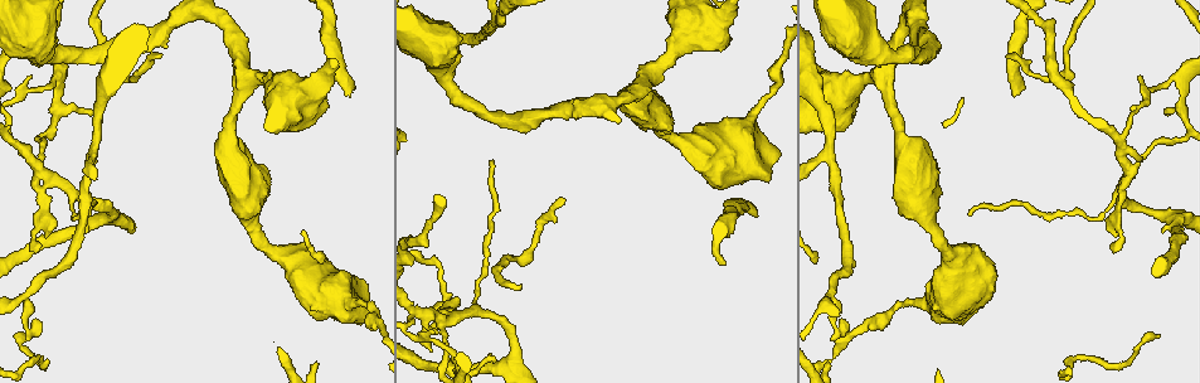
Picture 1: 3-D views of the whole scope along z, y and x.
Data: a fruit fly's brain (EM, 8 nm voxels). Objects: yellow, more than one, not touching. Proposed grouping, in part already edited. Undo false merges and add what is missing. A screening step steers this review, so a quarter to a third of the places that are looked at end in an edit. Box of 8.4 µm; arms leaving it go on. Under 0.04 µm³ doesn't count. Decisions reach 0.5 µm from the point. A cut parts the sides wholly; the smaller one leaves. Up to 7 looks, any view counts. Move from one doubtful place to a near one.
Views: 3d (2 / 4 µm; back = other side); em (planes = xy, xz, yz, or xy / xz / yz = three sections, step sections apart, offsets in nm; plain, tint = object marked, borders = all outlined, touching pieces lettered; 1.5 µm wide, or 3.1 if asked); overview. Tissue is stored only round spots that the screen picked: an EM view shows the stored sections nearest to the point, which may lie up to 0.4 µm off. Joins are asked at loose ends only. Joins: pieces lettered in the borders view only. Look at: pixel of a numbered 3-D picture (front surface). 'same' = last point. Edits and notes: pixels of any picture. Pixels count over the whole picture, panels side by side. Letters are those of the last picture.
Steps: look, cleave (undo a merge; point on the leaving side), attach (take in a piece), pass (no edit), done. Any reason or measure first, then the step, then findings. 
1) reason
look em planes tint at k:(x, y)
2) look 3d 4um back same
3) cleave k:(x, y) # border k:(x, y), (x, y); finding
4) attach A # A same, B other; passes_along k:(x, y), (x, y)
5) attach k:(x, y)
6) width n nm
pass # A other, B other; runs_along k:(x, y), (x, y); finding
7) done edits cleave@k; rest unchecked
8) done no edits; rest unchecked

look 3d 2um back at 1:(898, 302)

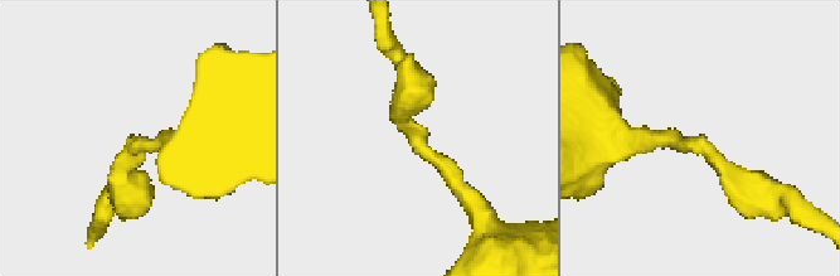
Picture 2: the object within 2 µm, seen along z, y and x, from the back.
shape alone is not enough
look em planes tint at 2:(145, 146)

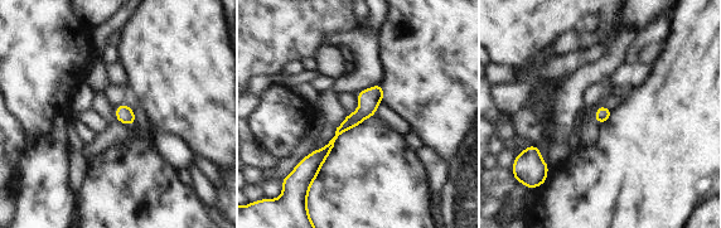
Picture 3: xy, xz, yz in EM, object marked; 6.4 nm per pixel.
look em planes borders same

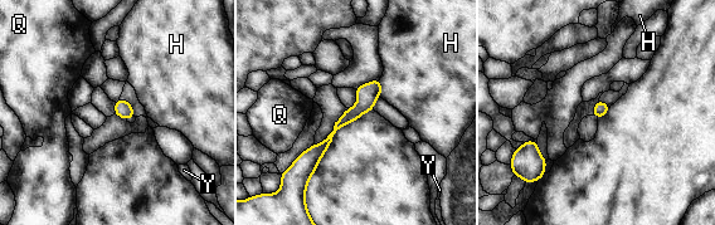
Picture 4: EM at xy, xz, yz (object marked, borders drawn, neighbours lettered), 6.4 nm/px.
longest_contact H 110 nm
pass # H other, Q other, Y other; runs_along 4:(377, 83), (309, 160); one neuron here

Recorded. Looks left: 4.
branch stops here
look 3d 4um back at 1:(1015, 93)

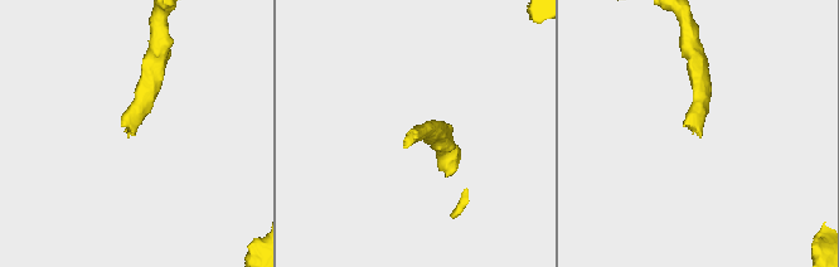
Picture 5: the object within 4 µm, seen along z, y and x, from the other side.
look em planes tint at 5:(700, 135)

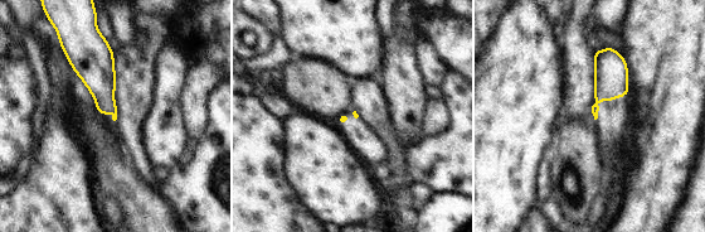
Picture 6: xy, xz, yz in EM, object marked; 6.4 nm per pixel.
look em planes borders same

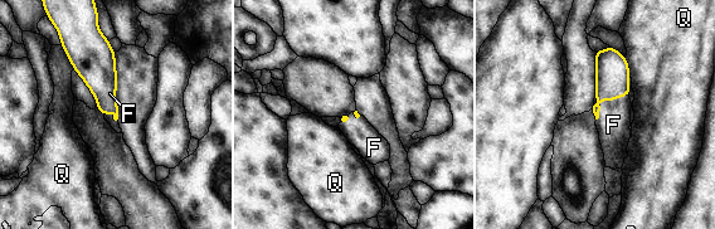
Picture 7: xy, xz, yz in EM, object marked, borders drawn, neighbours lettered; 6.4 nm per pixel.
attach F # F same, Q other; passes_along 7:(612, 76), (604, 100), (613, 125); the neuron continues

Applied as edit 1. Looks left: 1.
done edits attach@7; rest unchecked

